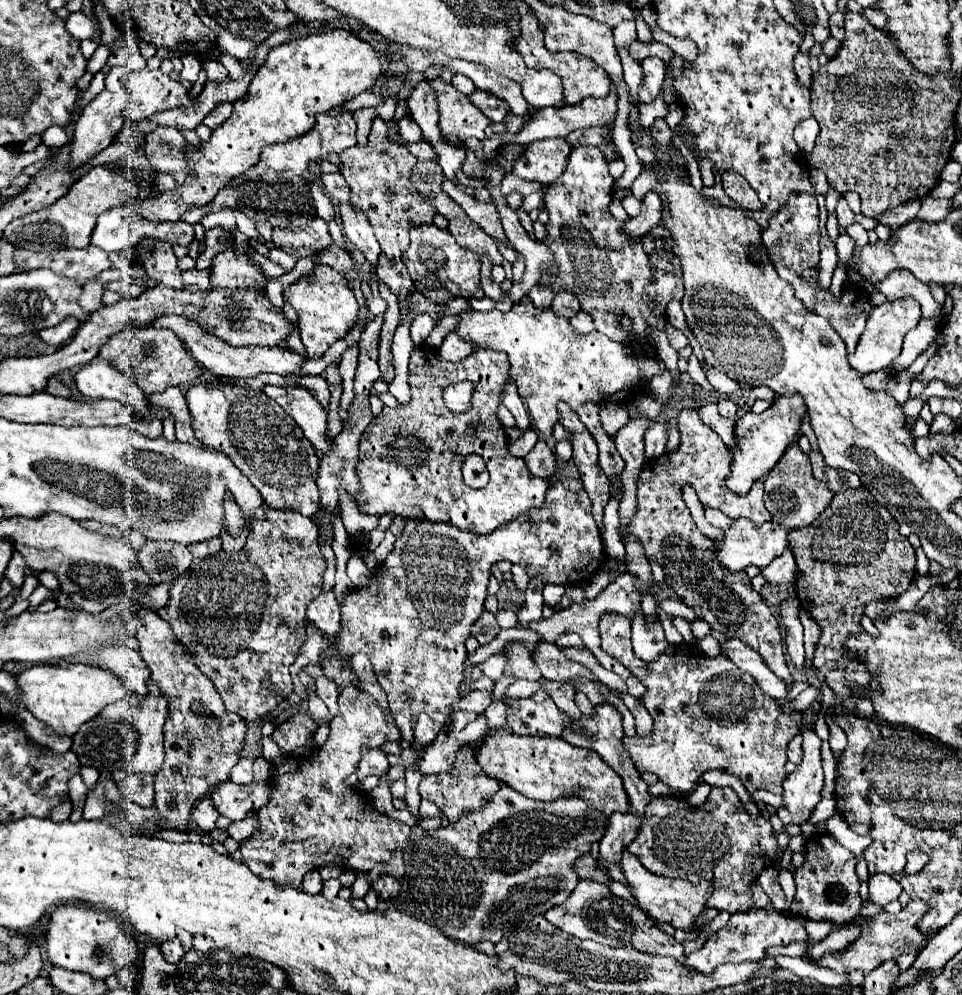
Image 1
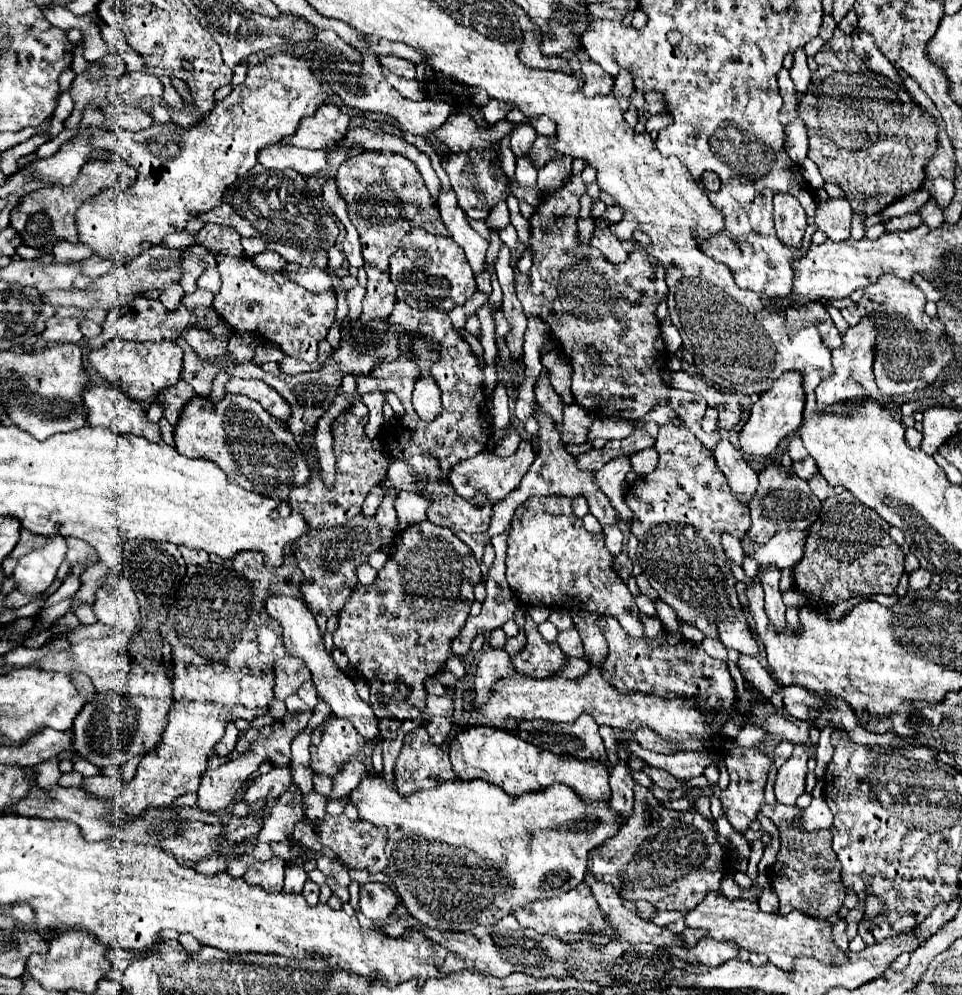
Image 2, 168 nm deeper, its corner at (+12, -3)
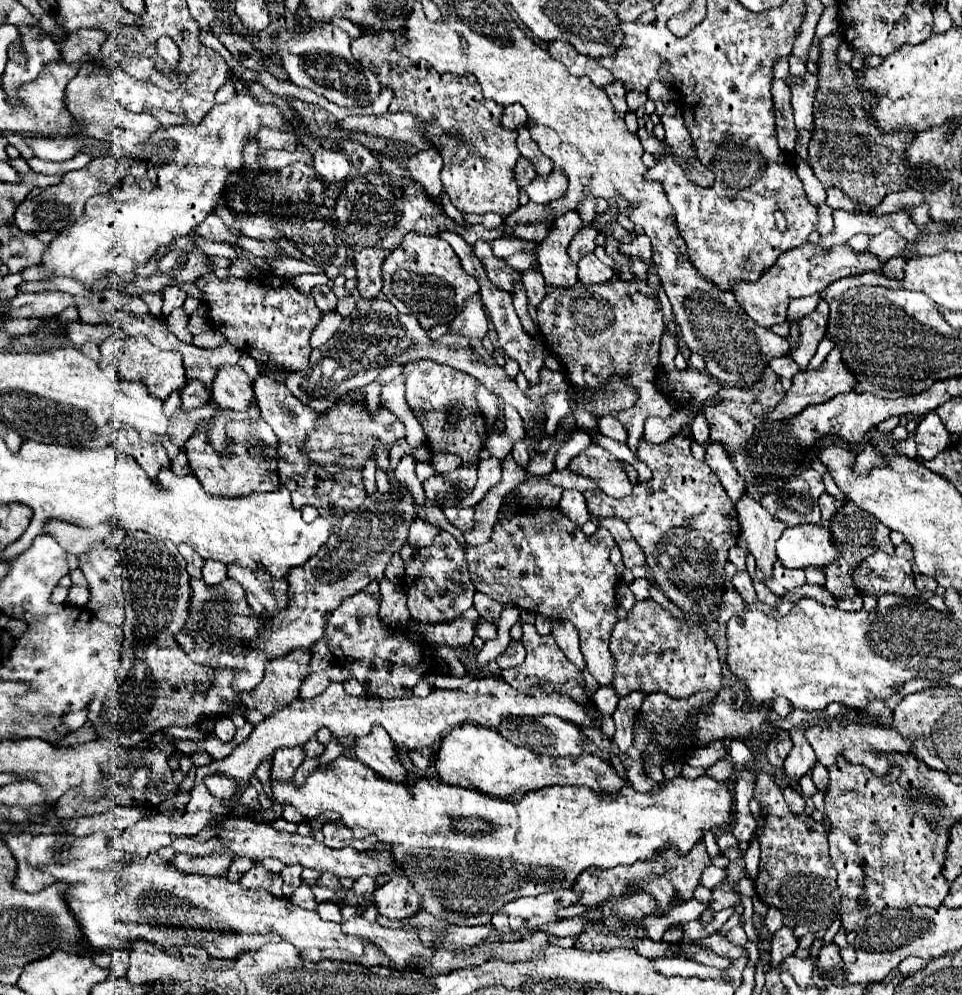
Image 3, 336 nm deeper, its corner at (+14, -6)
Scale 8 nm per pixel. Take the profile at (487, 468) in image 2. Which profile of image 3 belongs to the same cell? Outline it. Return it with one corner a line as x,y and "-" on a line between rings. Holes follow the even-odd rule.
524,441
514,443
514,447
512,447
512,457
514,457
514,461
516,461
520,467
526,467
526,465
528,465
528,461
530,461
528,445
526,445

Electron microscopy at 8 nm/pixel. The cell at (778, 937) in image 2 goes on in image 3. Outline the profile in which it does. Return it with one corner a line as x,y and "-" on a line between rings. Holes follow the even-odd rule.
782,927
778,933
772,935
772,941
770,941
771,960
764,966
763,971
768,972
774,969
782,959
792,955
796,949
798,949
798,939
794,937
792,929

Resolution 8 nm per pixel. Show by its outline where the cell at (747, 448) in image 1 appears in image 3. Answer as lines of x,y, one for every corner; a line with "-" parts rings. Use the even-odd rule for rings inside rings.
836,345
828,357
824,359
824,363
814,369
814,371
800,371
792,377
792,387
784,393
782,401
774,407
774,411
768,413
768,417
764,417
766,421
784,421
784,419
792,419
794,415
802,413
806,409
806,405
818,405
818,403
826,403
828,399
836,397
838,393
852,393
856,387
856,375
852,371
846,369
844,359
842,359
842,349
840,345

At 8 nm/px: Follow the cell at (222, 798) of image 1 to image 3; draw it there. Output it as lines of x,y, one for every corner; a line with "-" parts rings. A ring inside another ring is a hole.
292,747
292,749
278,749
274,753
274,761
270,767
270,777
280,777
282,781
290,781
296,767
304,761
302,747

